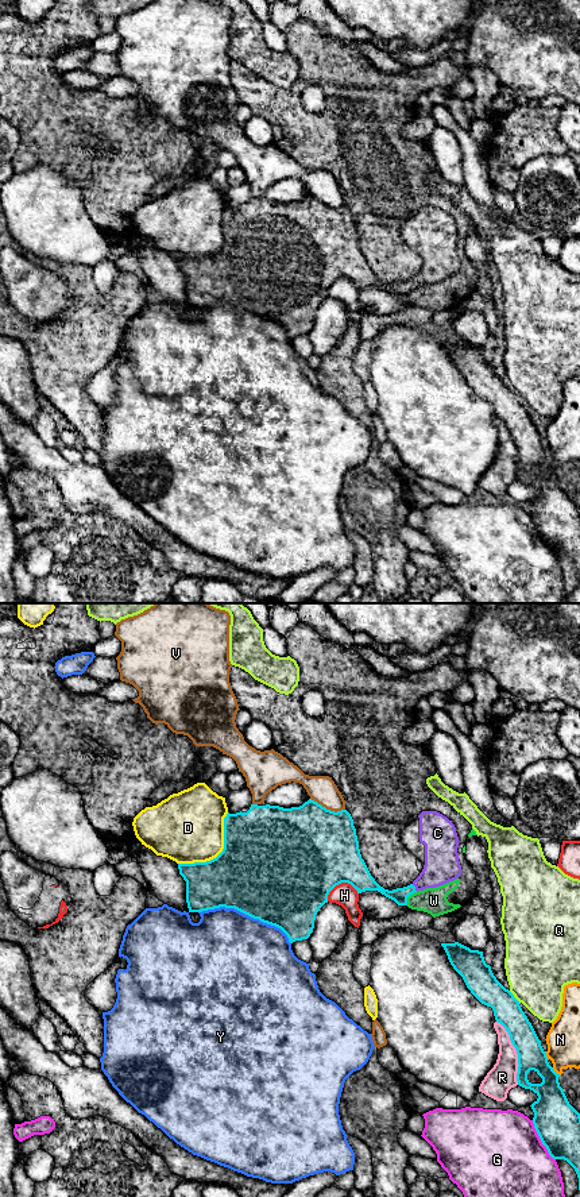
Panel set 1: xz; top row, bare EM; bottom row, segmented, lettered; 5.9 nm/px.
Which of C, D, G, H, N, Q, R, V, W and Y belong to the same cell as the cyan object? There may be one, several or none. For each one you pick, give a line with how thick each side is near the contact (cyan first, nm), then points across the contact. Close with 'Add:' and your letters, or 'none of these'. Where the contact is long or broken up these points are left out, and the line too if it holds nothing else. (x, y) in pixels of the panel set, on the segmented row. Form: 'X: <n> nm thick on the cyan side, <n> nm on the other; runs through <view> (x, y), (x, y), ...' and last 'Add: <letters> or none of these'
C: 90 nm thick on the cyan side, 200 nm on the other; runs through xz (399, 895), (414, 888), (441, 865)
Add: C

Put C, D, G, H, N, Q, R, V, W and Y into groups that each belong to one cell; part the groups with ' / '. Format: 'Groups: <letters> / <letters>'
Groups: C / D / G / H / N / Q / R / V / W / Y

